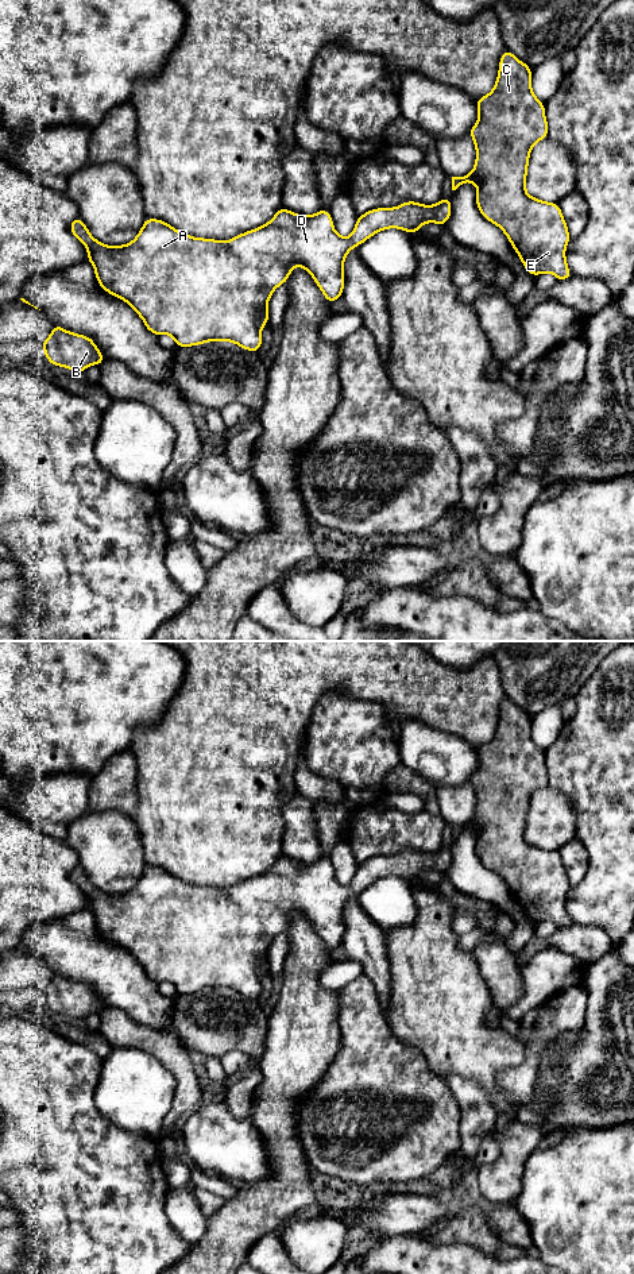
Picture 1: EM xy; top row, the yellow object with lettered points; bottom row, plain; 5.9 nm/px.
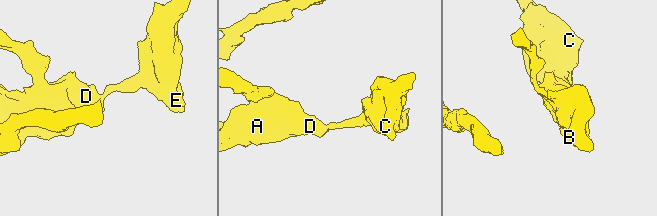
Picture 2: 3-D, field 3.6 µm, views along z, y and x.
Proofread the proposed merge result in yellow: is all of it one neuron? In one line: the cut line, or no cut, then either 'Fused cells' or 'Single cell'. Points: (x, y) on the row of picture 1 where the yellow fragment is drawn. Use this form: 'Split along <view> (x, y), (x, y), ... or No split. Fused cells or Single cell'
No split. Single cell

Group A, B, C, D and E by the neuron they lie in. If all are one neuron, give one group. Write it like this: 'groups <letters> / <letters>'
groups A B C D E

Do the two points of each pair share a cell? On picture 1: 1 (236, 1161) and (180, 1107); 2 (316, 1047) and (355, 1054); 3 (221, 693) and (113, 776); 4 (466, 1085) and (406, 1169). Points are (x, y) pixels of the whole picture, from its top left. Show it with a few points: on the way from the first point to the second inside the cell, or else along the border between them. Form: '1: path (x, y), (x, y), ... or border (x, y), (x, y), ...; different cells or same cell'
1: border (201, 1101), (186, 1116); different cells
2: border (339, 1020), (340, 1049), (321, 1078); different cells
3: border (128, 748), (136, 765), (138, 791); different cells
4: border (441, 1076), (460, 1108), (460, 1128); different cells

